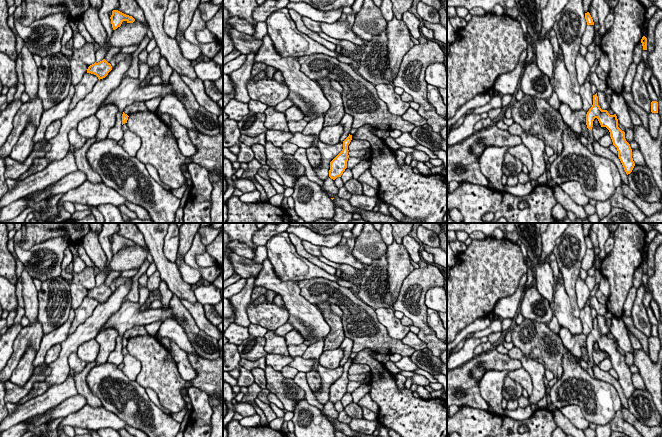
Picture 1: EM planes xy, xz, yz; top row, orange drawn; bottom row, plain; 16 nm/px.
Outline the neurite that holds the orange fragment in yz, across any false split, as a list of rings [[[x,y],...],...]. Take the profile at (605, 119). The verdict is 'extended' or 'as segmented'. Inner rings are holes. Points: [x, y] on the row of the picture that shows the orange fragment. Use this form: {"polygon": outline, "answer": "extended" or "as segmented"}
{"polygon": [[[597,93],[593,95],[593,105],[586,114],[586,125],[588,128],[587,144],[584,146],[592,153],[595,154],[593,143],[595,142],[592,127],[593,121],[597,118],[601,127],[606,127],[610,132],[613,145],[617,148],[618,157],[624,167],[626,174],[630,174],[635,166],[632,158],[632,149],[630,144],[625,139],[625,132],[618,127],[618,119],[616,114],[610,115],[607,110],[602,110],[598,105]]], "answer": "extended"}

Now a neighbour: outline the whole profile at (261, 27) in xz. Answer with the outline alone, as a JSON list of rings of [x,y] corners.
[[[257,22],[255,26],[255,34],[252,36],[256,40],[263,40],[267,35],[267,24],[266,22]]]

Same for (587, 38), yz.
[[[587,25],[583,36],[581,37],[581,44],[586,48],[593,43],[595,35],[594,25]]]

